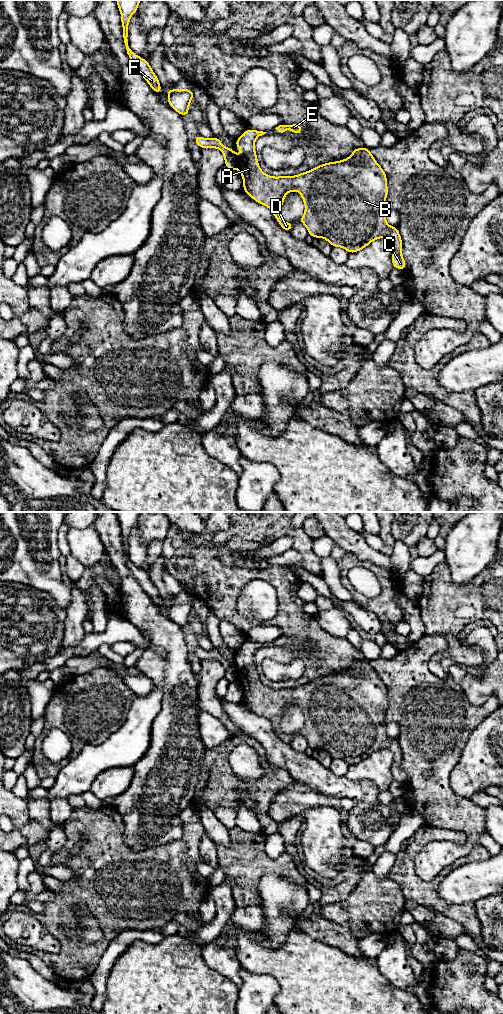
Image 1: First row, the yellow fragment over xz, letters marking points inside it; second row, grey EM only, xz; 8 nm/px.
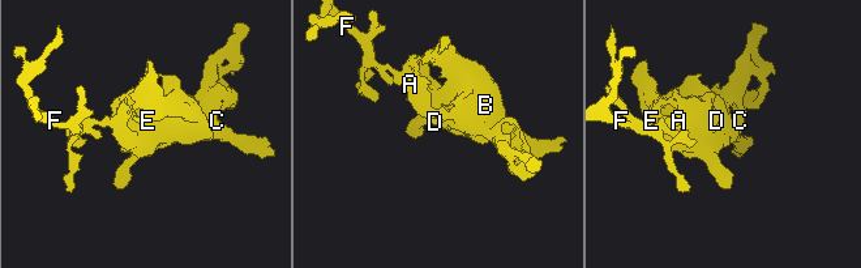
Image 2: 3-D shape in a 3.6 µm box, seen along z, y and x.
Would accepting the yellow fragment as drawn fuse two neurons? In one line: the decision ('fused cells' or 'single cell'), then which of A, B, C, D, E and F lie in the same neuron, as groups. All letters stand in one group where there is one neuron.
fused cells; groups A B C D E / F

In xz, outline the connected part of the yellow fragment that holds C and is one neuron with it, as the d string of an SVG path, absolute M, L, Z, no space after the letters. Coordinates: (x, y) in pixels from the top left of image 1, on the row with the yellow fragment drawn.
M247 130L241 134L241 137L235 140L235 145L242 150L239 156L235 154L238 163L238 170L243 177L243 188L246 194L252 197L254 201L271 209L276 221L282 229L290 232L294 224L285 222L280 216L280 209L284 203L284 198L291 191L298 191L303 198L305 205L304 215L299 222L307 227L308 233L314 238L324 238L333 247L342 247L348 253L356 253L364 249L372 241L387 237L393 241L393 255L391 258L393 268L404 270L407 266L402 257L402 239L397 227L389 226L386 222L386 210L384 204L388 196L387 176L381 166L372 156L370 150L366 147L353 149L352 155L344 160L328 162L319 165L307 172L299 173L296 176L273 177L265 174L259 167L257 154L255 152L255 140L266 132L260 130Z

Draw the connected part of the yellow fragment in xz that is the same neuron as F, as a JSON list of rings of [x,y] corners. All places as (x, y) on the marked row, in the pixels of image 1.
[[[116,0],[117,6],[121,13],[121,23],[124,43],[126,46],[128,57],[131,63],[136,67],[138,72],[150,85],[152,90],[158,94],[163,90],[160,87],[160,82],[155,73],[153,72],[150,64],[142,57],[137,56],[128,46],[128,25],[131,16],[138,10],[141,0]]]

